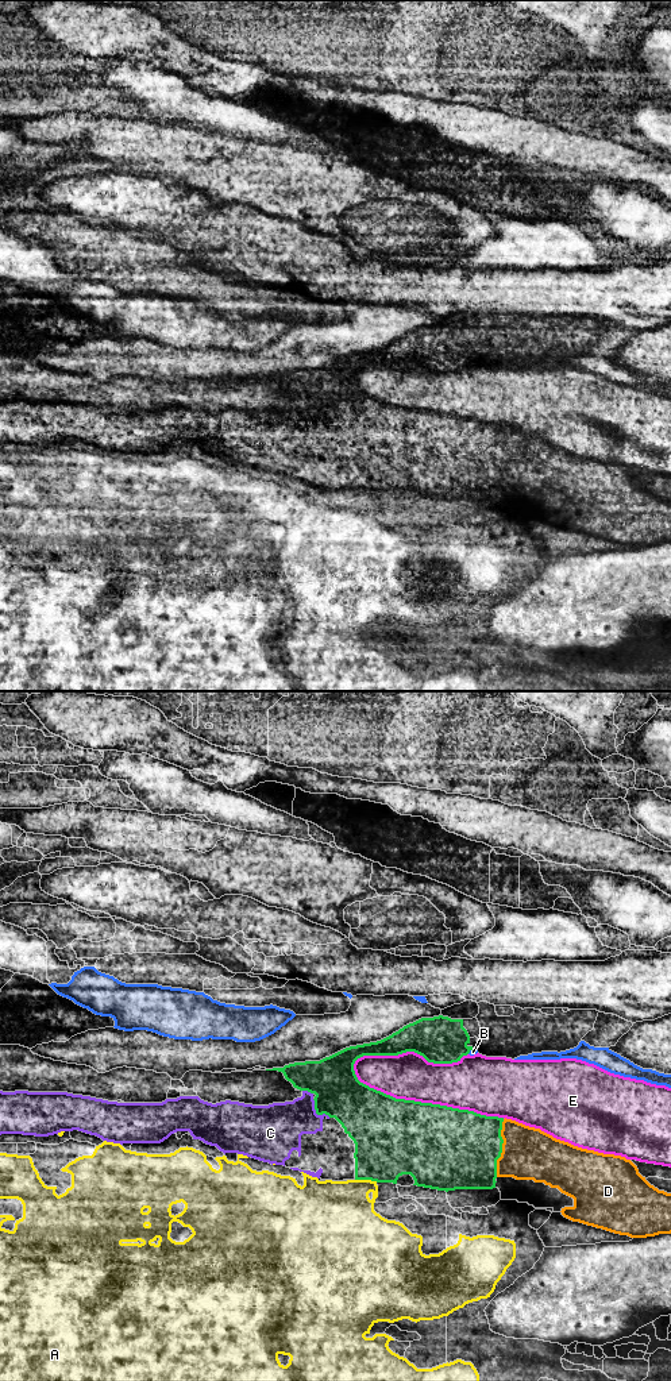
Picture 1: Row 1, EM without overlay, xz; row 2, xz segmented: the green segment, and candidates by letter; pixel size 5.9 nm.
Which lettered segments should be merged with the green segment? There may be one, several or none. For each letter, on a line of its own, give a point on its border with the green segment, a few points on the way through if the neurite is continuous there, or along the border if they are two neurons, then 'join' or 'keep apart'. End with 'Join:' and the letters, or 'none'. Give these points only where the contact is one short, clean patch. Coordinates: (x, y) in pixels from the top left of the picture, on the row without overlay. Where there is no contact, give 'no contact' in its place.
A: meets green in xz at (366, 488); keep apart
B: meets green in xz at (470, 358); keep apart
C: meets green in xz at (316, 421); keep apart
D: meets green in xz at (501, 456); keep apart
E: meets green in xz at (424, 412); keep apart
Join: none

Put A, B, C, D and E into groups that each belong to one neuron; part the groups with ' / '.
A / B / C D / E

